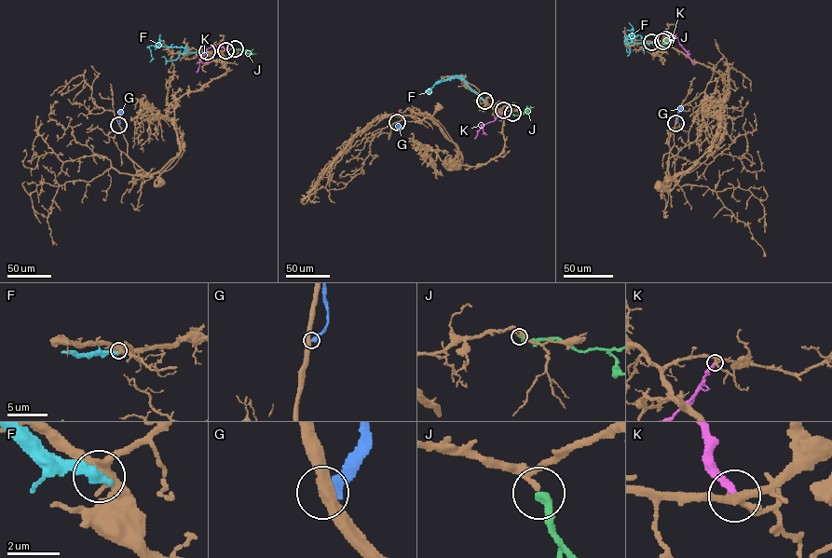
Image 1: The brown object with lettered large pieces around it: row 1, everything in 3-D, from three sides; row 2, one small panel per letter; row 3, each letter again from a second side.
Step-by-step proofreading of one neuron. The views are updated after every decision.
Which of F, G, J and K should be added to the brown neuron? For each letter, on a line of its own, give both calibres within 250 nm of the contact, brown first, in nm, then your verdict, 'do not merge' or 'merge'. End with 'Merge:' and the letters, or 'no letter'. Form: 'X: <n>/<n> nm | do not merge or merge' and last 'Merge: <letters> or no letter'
F: 400/460 nm | do not merge
G: 440/280 nm | do not merge
J: 200/360 nm | merge
K: 260/280 nm | do not merge
Merge: J

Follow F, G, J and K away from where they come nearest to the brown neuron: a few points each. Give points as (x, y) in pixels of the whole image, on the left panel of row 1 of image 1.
F: (207, 51), (189, 52), (182, 47), (152, 45), (148, 47), (153, 59), (149, 61)
G: (118, 125), (121, 110)
J: (235, 48), (256, 54)
K: (225, 50), (215, 47), (203, 50), (197, 71)

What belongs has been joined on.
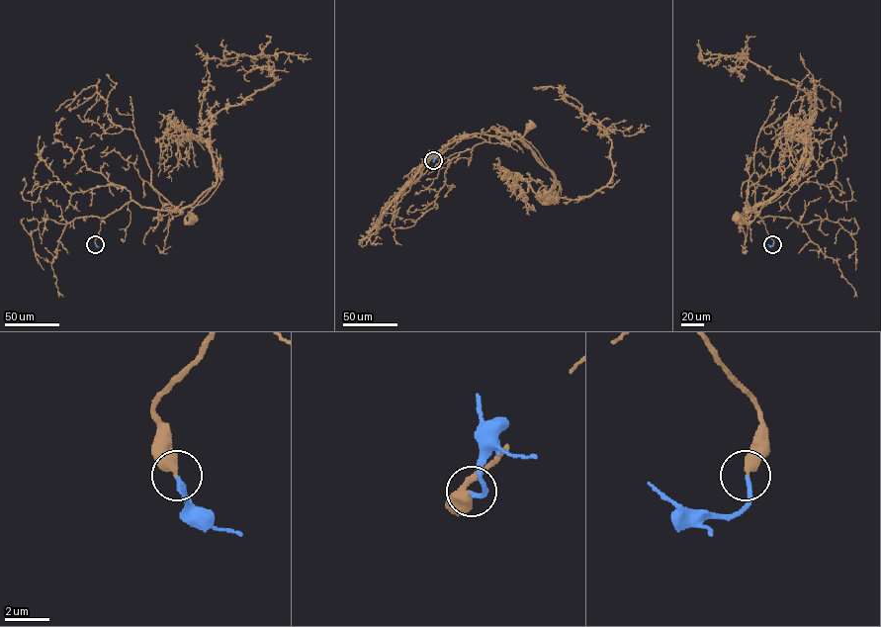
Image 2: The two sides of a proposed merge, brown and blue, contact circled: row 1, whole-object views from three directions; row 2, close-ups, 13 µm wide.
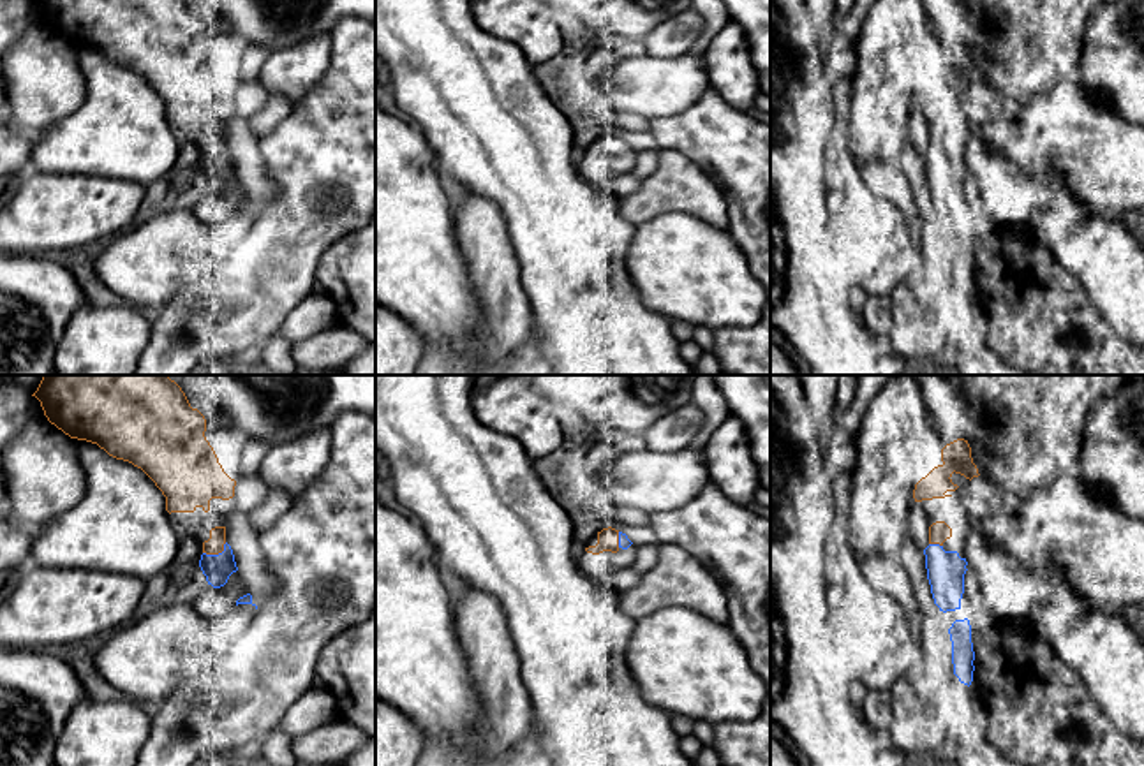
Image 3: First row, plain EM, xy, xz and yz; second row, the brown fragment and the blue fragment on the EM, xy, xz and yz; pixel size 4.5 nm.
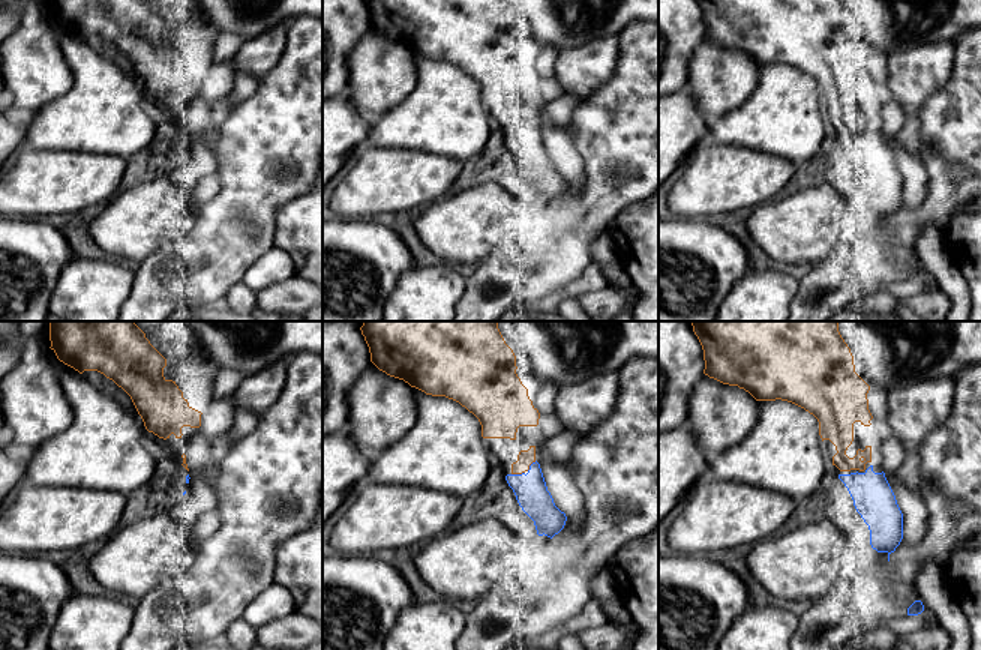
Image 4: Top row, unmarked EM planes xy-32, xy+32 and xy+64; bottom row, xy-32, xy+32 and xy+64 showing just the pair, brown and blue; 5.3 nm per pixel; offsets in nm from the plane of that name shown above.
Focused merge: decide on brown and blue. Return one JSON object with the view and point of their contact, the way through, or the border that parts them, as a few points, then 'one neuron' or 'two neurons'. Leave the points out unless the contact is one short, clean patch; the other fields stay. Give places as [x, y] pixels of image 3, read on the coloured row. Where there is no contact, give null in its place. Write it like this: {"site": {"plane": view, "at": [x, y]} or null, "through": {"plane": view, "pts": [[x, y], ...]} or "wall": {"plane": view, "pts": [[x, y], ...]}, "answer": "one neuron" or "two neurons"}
{"site": {"plane": "xy", "at": [215, 553]}, "answer": "one neuron"}

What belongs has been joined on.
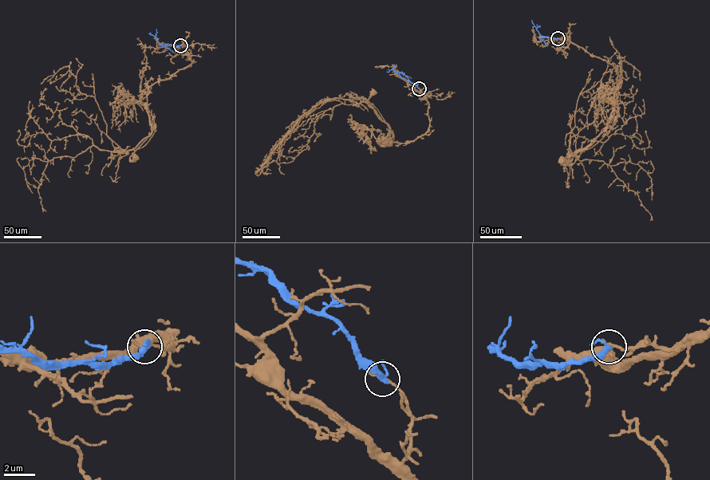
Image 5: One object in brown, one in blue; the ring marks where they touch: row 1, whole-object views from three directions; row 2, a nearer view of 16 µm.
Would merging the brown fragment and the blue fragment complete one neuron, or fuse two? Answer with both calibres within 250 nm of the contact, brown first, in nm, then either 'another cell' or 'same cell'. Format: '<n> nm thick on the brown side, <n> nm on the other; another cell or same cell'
180 nm thick on the brown side, 280 nm on the other; another cell

